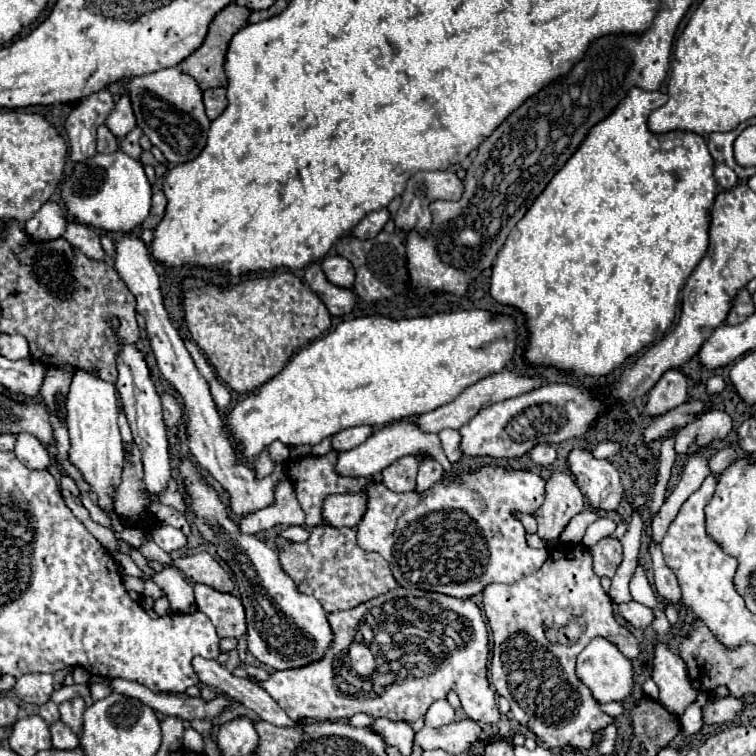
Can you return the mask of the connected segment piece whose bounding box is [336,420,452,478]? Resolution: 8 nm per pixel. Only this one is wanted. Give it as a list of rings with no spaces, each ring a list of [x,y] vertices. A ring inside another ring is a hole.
[[[402,420],[402,422],[394,422],[390,426],[384,426],[384,428],[376,430],[358,448],[352,448],[350,452],[340,452],[338,454],[338,460],[336,460],[336,474],[350,476],[350,478],[378,476],[384,468],[388,468],[390,464],[394,464],[398,458],[410,456],[410,454],[422,454],[422,452],[426,452],[432,458],[436,458],[444,466],[444,470],[448,474],[452,472],[452,464],[448,462],[442,446],[440,446],[440,438],[436,434],[424,434],[424,432],[420,432],[420,428],[412,420]]]

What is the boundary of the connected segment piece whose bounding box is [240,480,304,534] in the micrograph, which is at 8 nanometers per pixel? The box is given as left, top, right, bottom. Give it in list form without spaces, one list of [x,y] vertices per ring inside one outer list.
[[[282,480],[282,484],[278,484],[278,492],[276,492],[276,504],[270,508],[264,508],[262,512],[256,512],[254,516],[246,516],[244,520],[240,520],[240,528],[246,534],[258,534],[262,530],[270,530],[274,526],[282,526],[282,524],[304,524],[304,512],[298,504],[294,486],[290,480]]]

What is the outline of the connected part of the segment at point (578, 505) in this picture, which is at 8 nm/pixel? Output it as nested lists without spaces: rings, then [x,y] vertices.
[[[570,470],[554,472],[546,480],[546,500],[532,514],[538,522],[538,536],[544,540],[554,540],[562,534],[570,518],[584,510],[584,496],[576,486]]]

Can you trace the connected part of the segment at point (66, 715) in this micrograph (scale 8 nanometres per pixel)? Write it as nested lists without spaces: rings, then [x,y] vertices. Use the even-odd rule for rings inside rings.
[[[74,698],[74,700],[68,700],[68,702],[62,702],[62,704],[60,704],[62,722],[64,722],[76,736],[82,734],[82,716],[84,716],[84,710],[86,710],[86,704],[84,704],[82,698]]]

